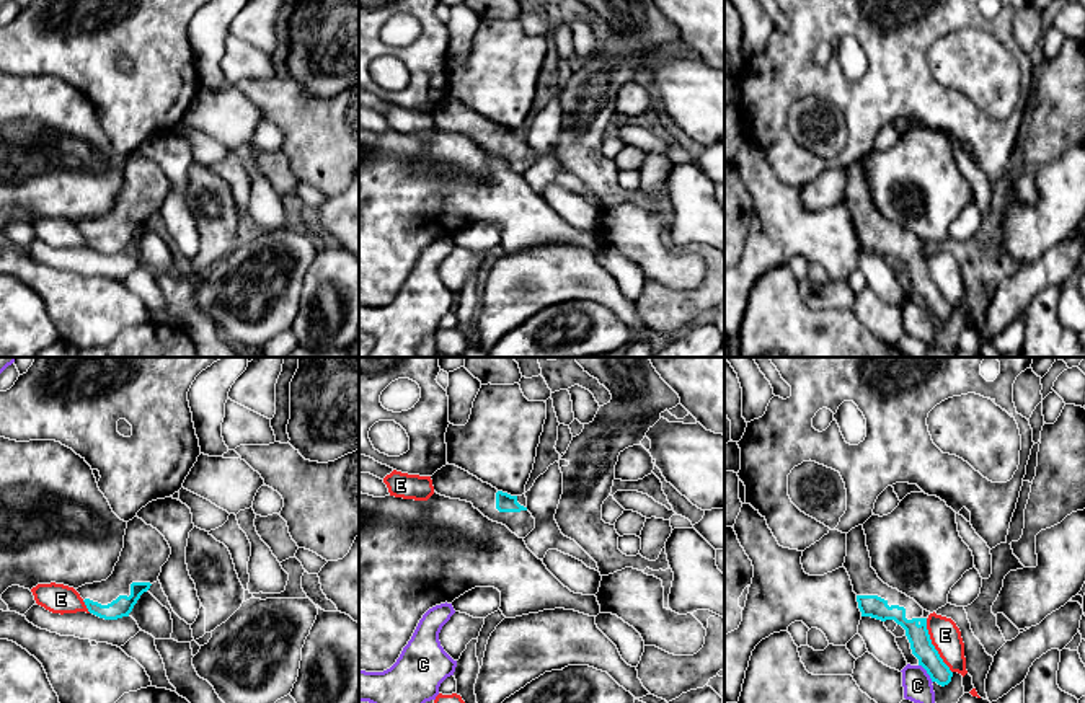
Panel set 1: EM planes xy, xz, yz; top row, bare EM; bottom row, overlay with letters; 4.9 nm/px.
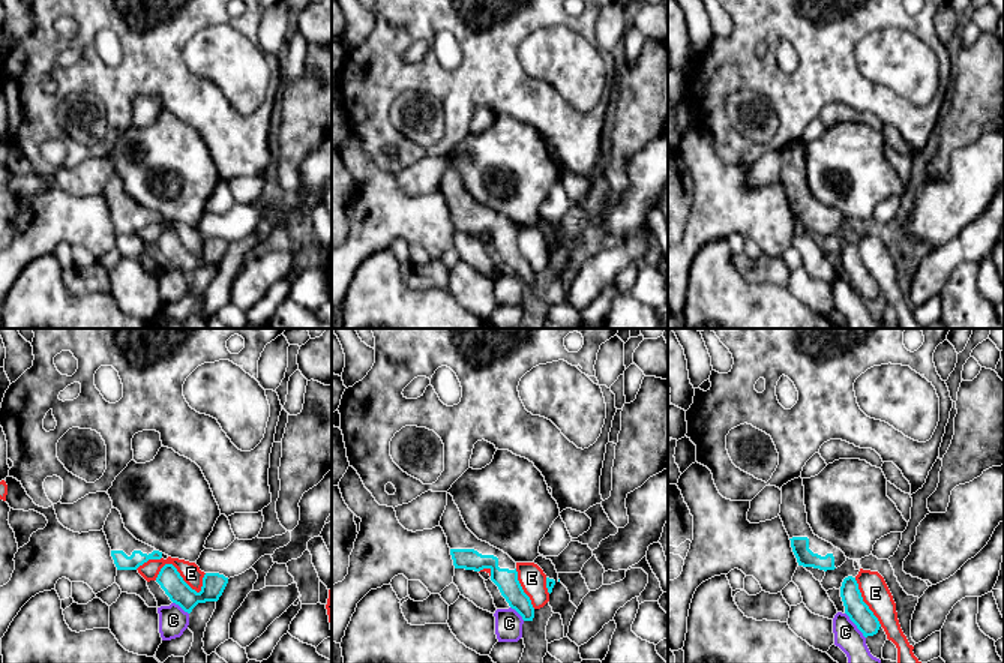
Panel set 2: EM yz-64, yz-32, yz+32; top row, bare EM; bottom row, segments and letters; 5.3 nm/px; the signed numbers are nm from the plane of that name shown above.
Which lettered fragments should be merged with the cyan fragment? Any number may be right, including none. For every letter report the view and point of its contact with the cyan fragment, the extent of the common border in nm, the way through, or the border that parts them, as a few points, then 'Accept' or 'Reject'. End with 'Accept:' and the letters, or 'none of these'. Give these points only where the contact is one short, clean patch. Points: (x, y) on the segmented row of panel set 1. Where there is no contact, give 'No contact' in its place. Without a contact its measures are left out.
C: Touches cyan at yz (927, 672). Shared border 120 nm. Reject
E: Touches cyan at yz (934, 646). Shared border 300 nm. Reject
Accept: none of these

